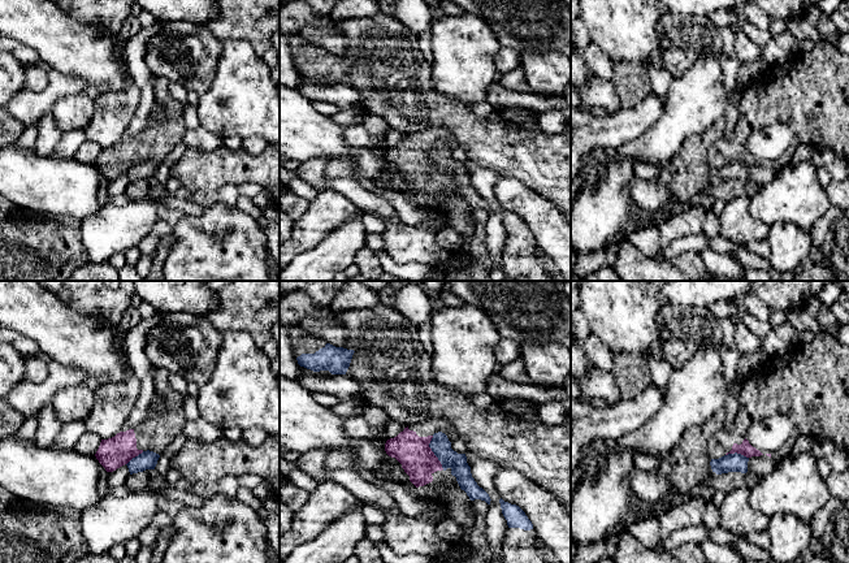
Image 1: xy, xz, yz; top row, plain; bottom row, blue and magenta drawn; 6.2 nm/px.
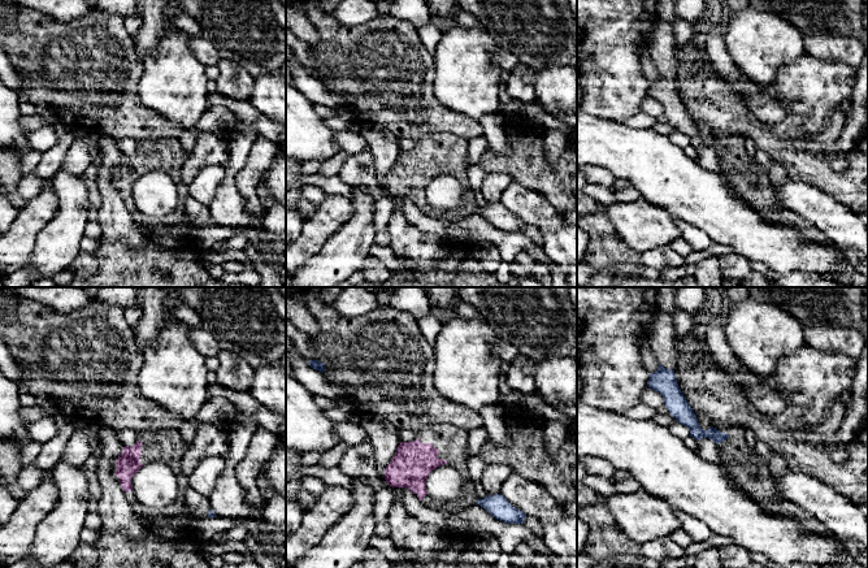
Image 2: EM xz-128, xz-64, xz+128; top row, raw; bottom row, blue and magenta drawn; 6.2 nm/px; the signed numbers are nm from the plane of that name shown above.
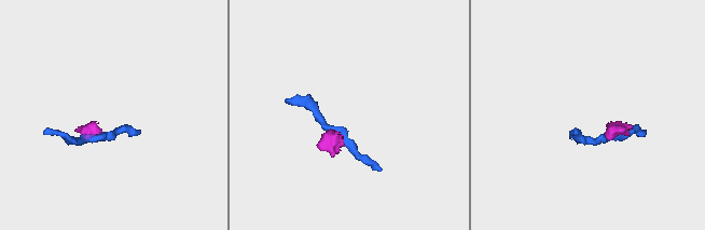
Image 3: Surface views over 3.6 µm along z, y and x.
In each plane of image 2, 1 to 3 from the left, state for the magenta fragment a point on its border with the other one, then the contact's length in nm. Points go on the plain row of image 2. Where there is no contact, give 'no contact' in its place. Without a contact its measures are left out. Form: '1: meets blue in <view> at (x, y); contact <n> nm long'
1: no contact
2: no contact
3: no contact

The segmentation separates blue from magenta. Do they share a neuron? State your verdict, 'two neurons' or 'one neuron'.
two neurons

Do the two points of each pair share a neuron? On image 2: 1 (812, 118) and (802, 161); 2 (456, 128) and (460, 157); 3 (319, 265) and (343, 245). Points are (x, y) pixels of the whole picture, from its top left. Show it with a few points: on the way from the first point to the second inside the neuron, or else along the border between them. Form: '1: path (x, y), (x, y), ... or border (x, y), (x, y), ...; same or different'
1: border (832, 113), (812, 133), (788, 115); different
2: border (442, 131), (448, 131), (468, 142); different
3: path (325, 263), (337, 251); same

